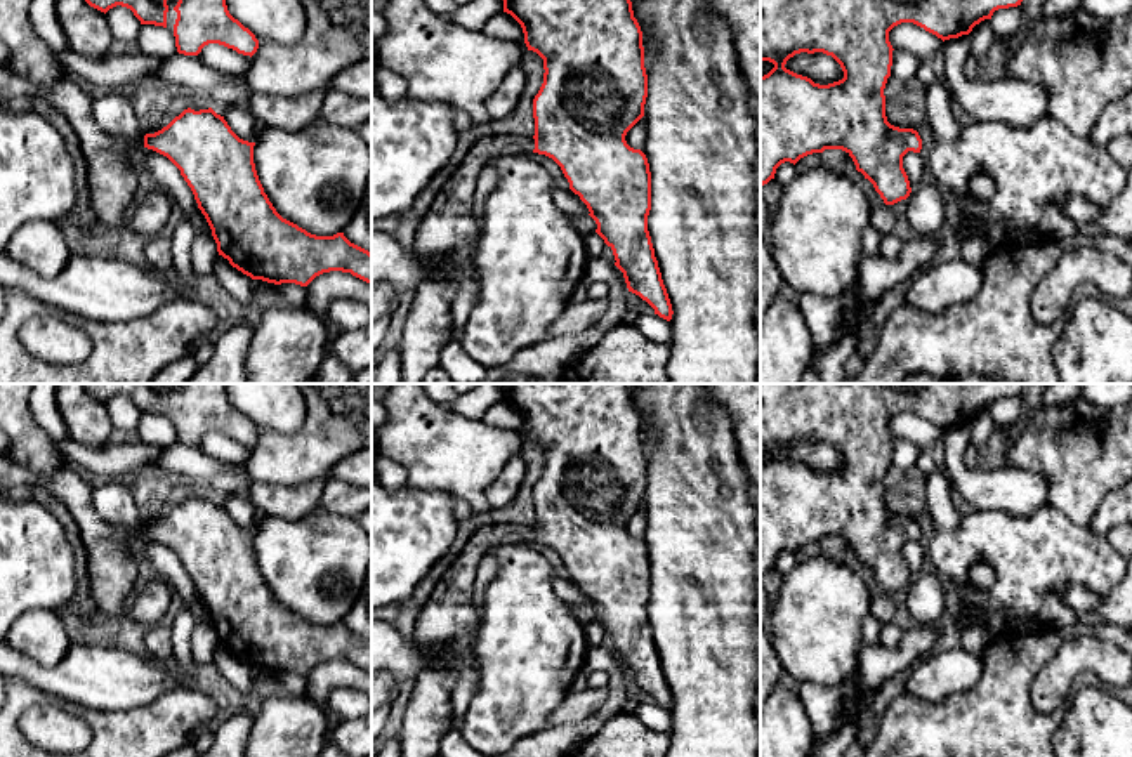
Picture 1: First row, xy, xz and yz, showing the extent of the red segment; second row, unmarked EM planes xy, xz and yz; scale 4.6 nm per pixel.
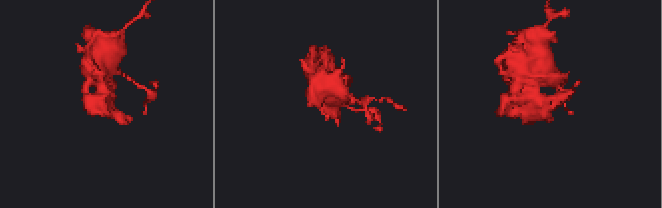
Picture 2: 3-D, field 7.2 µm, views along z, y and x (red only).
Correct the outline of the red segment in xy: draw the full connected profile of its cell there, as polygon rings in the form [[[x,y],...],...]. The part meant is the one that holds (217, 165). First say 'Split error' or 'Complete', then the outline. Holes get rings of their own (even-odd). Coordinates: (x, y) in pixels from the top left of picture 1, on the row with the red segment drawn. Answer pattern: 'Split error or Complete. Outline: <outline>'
Split error. Outline: [[[0,64],[0,102],[16,97],[42,97],[68,118],[87,160],[89,196],[101,226],[123,224],[123,212],[137,191],[137,177],[128,165],[128,155],[148,148],[167,156],[181,170],[212,229],[219,255],[243,274],[274,285],[295,283],[307,286],[323,273],[342,271],[372,283],[372,253],[368,250],[351,243],[344,233],[333,236],[311,234],[276,212],[255,170],[255,142],[240,139],[224,116],[212,108],[200,111],[188,108],[155,134],[118,139],[97,125],[92,113],[92,97],[69,75],[54,85],[35,85]]]

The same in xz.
Split error. Outline: [[[503,0],[503,12],[523,28],[528,50],[543,59],[543,83],[533,99],[535,135],[486,135],[443,186],[415,231],[413,250],[427,259],[453,257],[462,262],[476,247],[477,221],[474,191],[483,168],[503,156],[538,153],[552,158],[569,182],[569,189],[587,205],[596,221],[596,233],[613,250],[615,266],[623,273],[629,292],[646,300],[655,314],[670,321],[672,304],[661,280],[648,231],[651,210],[651,172],[646,155],[627,144],[627,132],[644,116],[648,75],[644,68],[642,31],[630,0]]]

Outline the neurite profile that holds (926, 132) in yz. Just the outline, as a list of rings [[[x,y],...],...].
[[[929,123],[920,125],[920,127],[917,128],[917,132],[918,132],[920,139],[922,139],[920,155],[922,155],[925,160],[929,160],[931,151],[934,149],[938,137],[936,137],[936,134],[934,134],[934,130],[932,130],[932,127],[931,127]]]

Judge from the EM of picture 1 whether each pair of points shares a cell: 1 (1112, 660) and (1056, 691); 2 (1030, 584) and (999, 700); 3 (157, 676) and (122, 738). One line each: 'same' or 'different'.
1: same
2: different
3: different

